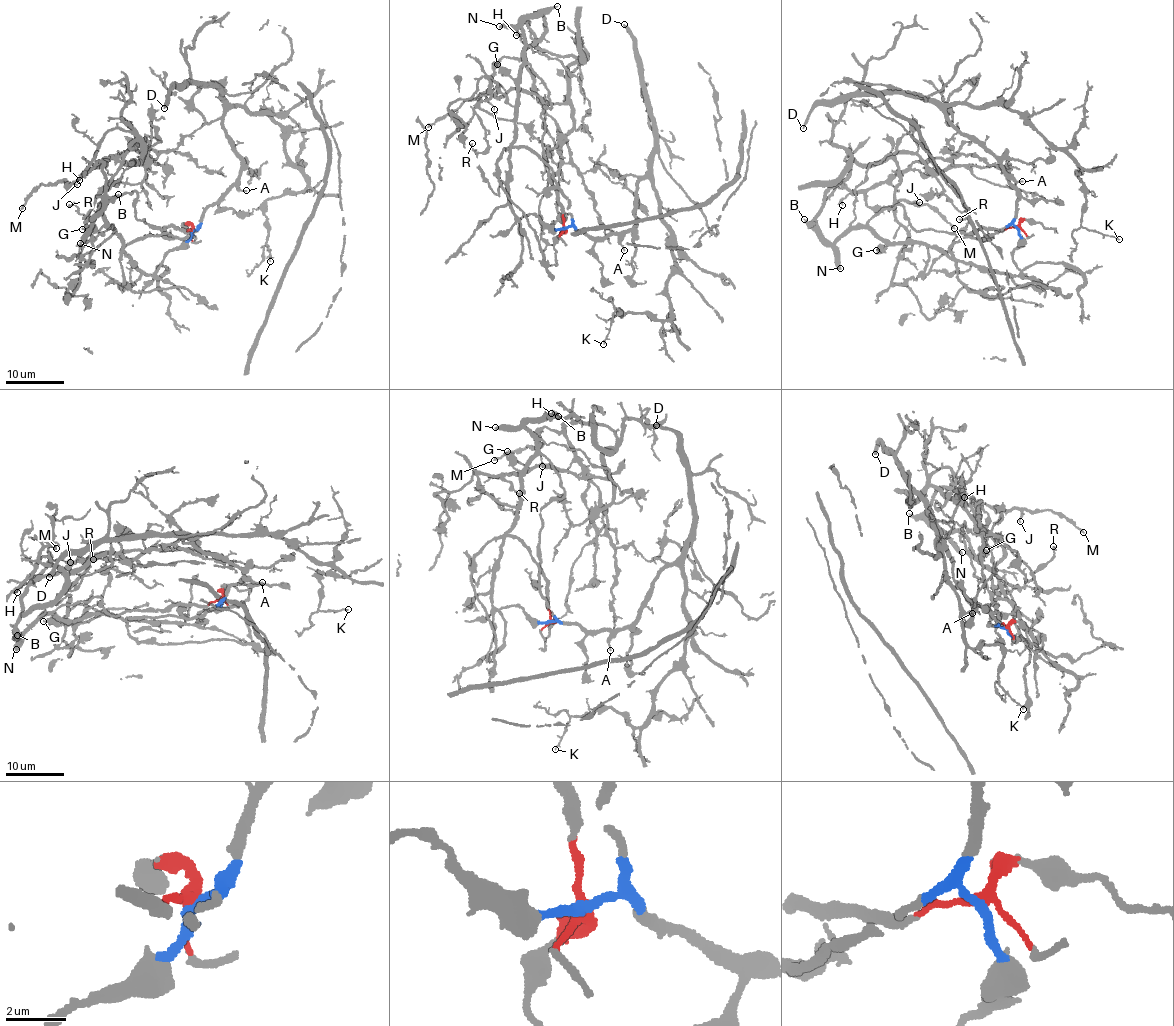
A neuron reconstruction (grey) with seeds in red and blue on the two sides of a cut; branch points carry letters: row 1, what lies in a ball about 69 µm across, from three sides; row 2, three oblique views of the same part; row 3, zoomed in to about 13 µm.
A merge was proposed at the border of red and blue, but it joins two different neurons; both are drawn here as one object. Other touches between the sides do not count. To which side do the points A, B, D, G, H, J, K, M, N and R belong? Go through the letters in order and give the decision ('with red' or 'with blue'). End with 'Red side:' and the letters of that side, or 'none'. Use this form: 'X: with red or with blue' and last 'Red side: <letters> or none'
A: with blue
B: with red
D: with blue
G: with red
H: with red
J: with red
K: with blue
M: with red
N: with red
R: with red
Red side: B, G, H, J, M, N, R

